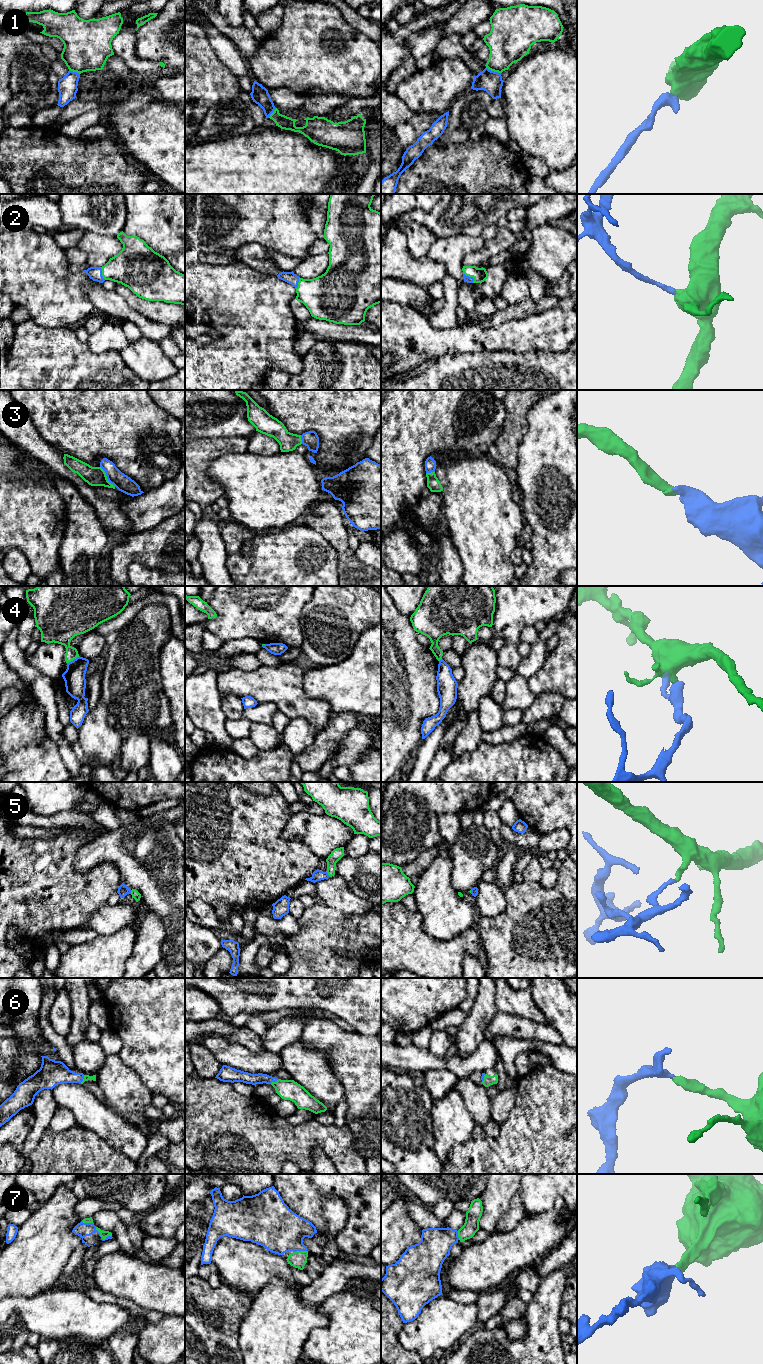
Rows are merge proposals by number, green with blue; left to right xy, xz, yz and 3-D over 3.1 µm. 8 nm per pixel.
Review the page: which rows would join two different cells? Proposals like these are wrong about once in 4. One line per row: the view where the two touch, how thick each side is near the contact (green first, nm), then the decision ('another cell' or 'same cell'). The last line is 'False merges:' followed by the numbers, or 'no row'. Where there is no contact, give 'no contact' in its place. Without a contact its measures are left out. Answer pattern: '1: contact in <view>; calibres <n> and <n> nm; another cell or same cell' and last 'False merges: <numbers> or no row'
1: contact in yz; calibres 320 and 170 nm; same cell
2: contact in yz; calibres 110 and 50 nm; same cell
3: contact in xy; calibres 160 and 140 nm; same cell
4: contact in xy; calibres 220 and 170 nm; another cell
5: contact in xz; calibres 90 and 90 nm; same cell
6: contact in xy; calibres 50 and 190 nm; same cell
7: contact in xy; calibres 60 and 110 nm; same cell
False merges: 4

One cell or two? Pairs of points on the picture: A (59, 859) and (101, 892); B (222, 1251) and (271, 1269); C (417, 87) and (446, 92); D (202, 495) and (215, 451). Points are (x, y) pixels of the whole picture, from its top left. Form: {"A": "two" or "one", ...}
{"A": "one", "B": "one", "C": "one", "D": "one"}

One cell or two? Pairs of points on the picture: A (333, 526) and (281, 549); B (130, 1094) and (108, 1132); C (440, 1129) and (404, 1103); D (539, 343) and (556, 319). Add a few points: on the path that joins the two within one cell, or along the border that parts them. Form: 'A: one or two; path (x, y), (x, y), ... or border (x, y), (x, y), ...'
A: two; border (302, 523), (318, 531), (335, 549)
B: two; border (104, 1104), (117, 1114)
C: two; border (433, 1100), (431, 1115), (435, 1147)
D: one; path (543, 337), (555, 325)

